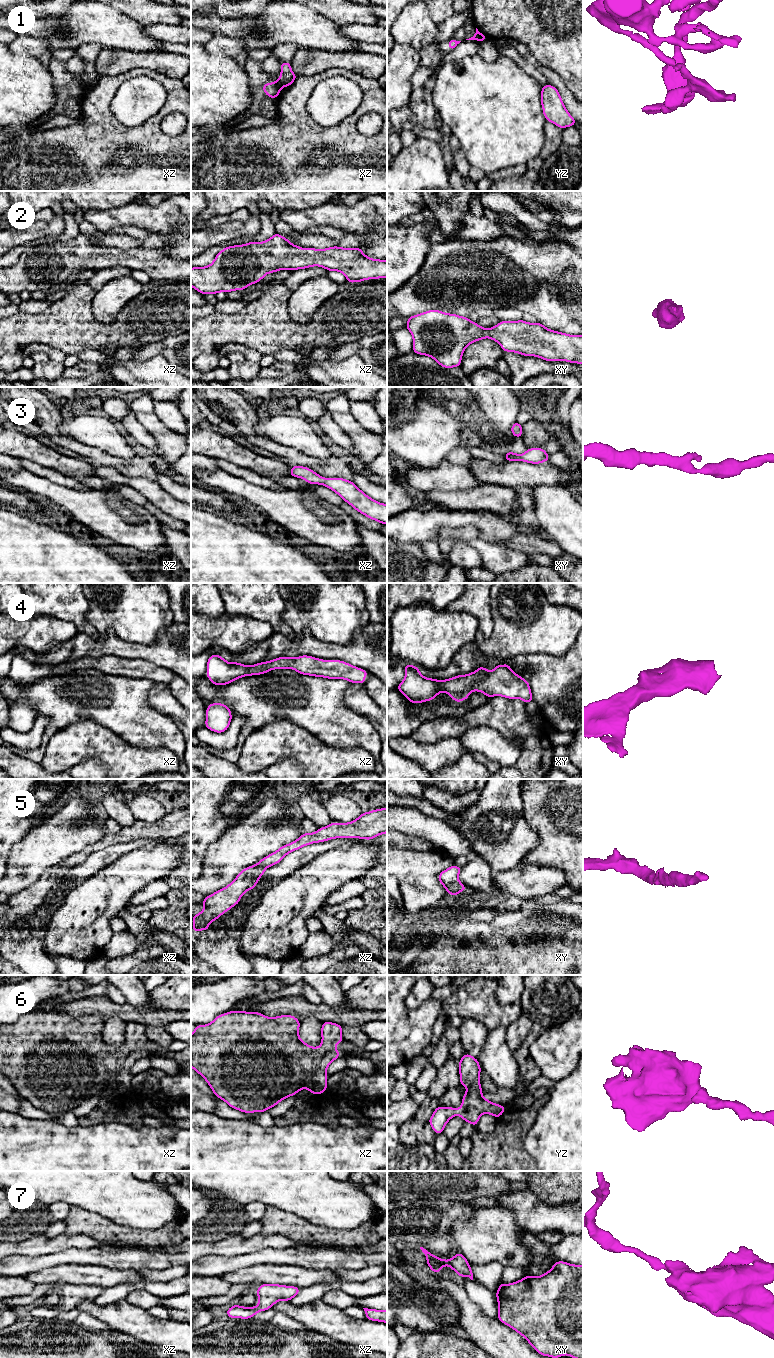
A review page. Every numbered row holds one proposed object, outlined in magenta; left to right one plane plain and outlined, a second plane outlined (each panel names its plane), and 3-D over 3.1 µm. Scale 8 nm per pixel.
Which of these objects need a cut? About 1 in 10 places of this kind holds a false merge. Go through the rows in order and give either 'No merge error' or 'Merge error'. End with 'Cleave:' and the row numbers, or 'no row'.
1: No merge error
2: No merge error
3: No merge error
4: No merge error
5: No merge error
6: No merge error
7: No merge error
Cleave: no row

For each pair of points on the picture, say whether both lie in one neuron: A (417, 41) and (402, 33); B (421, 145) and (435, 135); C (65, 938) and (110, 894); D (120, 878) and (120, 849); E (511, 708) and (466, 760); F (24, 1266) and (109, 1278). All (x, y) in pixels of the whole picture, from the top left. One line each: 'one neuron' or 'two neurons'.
A: one neuron
B: two neurons
C: one neuron
D: two neurons
E: two neurons
F: two neurons

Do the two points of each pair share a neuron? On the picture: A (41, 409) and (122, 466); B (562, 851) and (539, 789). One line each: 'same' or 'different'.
A: same
B: same

